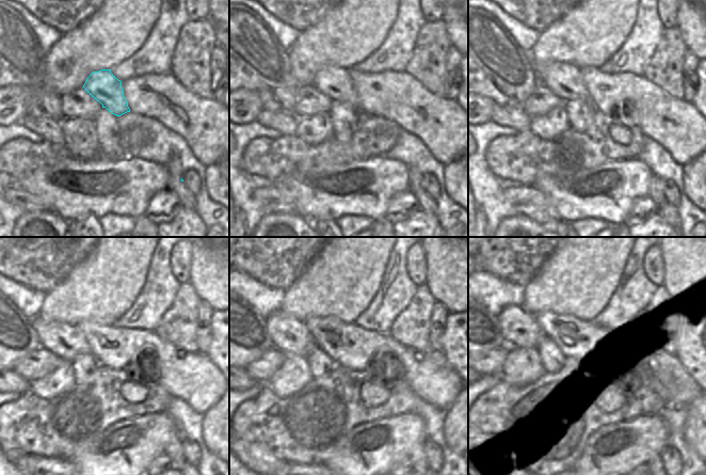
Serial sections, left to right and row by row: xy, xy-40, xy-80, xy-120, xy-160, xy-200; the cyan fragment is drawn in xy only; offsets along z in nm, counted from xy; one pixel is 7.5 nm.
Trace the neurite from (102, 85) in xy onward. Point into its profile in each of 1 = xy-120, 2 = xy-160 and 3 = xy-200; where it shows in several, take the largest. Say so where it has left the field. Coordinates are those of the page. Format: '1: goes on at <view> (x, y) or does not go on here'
1: goes on at xy-120 (65, 341)
2: goes on at xy-160 (288, 334)
3: goes on at xy-200 (519, 329)

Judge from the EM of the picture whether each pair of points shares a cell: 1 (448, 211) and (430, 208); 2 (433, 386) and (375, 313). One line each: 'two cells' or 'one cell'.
1: two cells
2: two cells

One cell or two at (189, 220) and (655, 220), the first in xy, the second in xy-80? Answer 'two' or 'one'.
one

